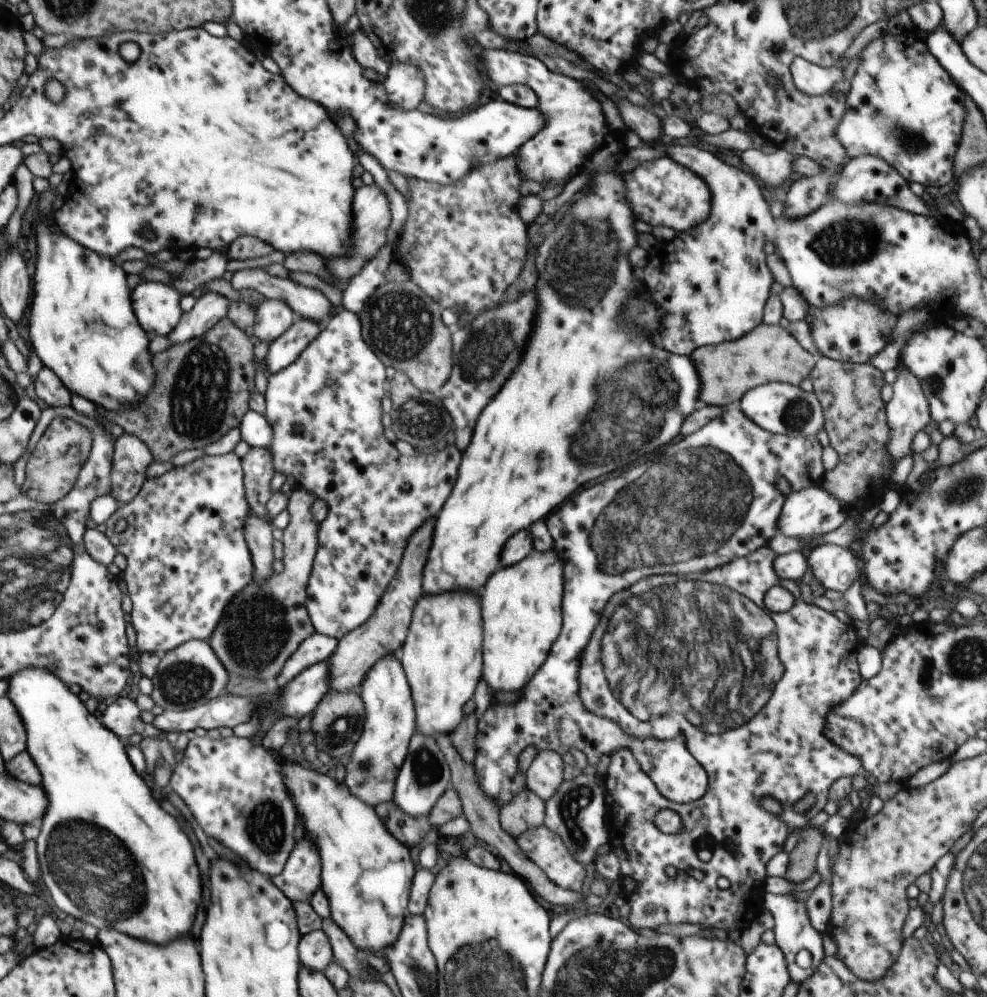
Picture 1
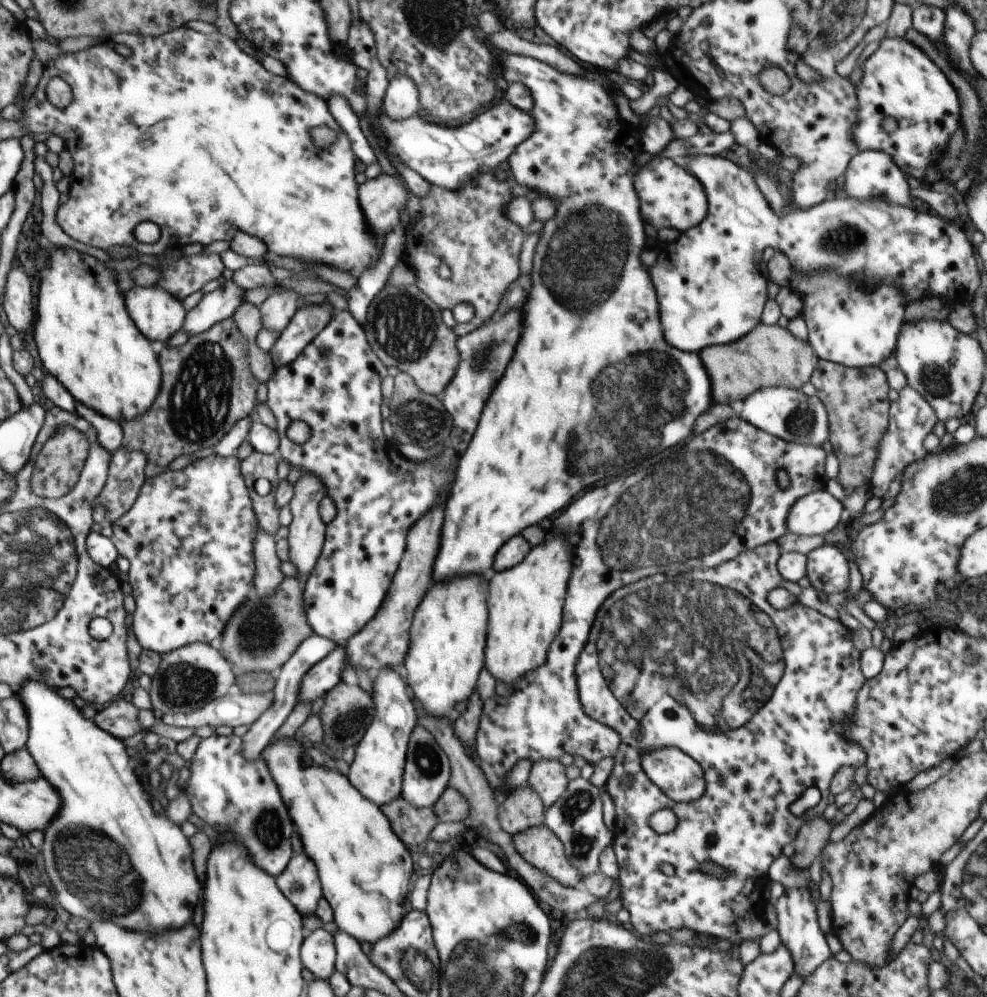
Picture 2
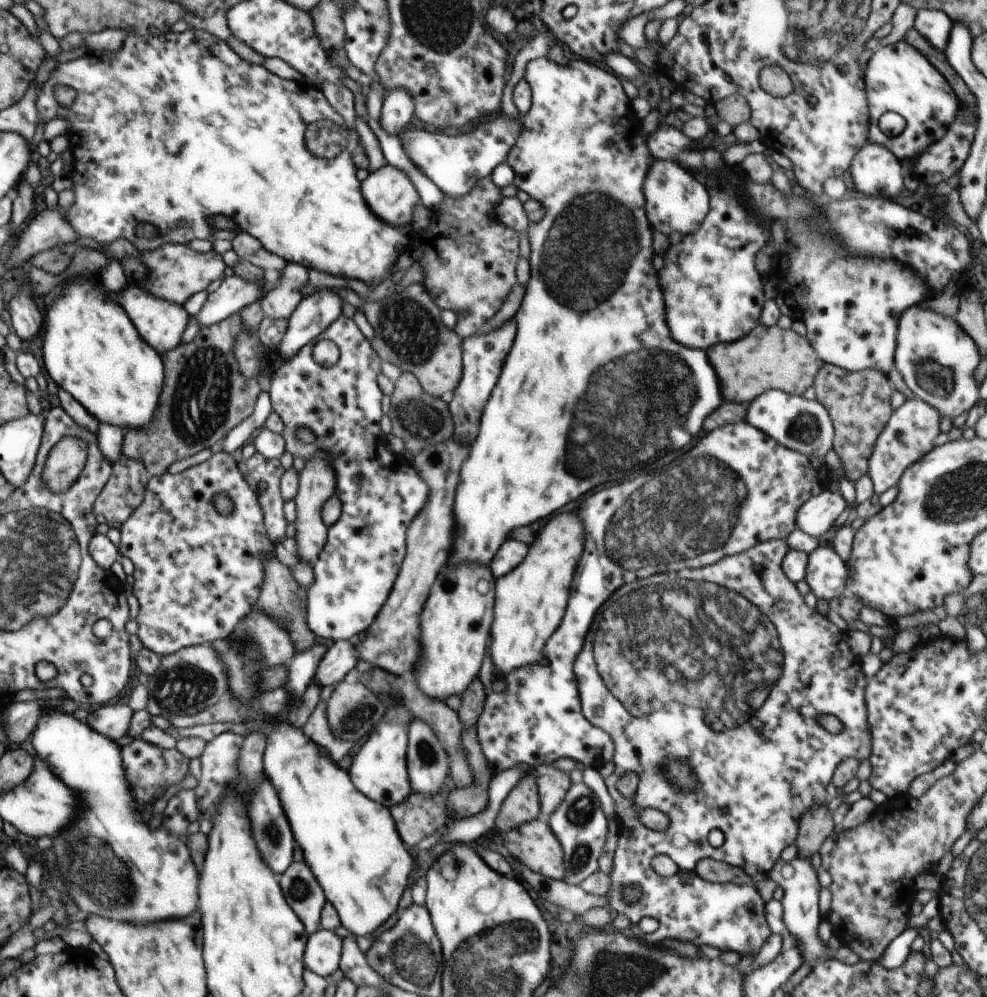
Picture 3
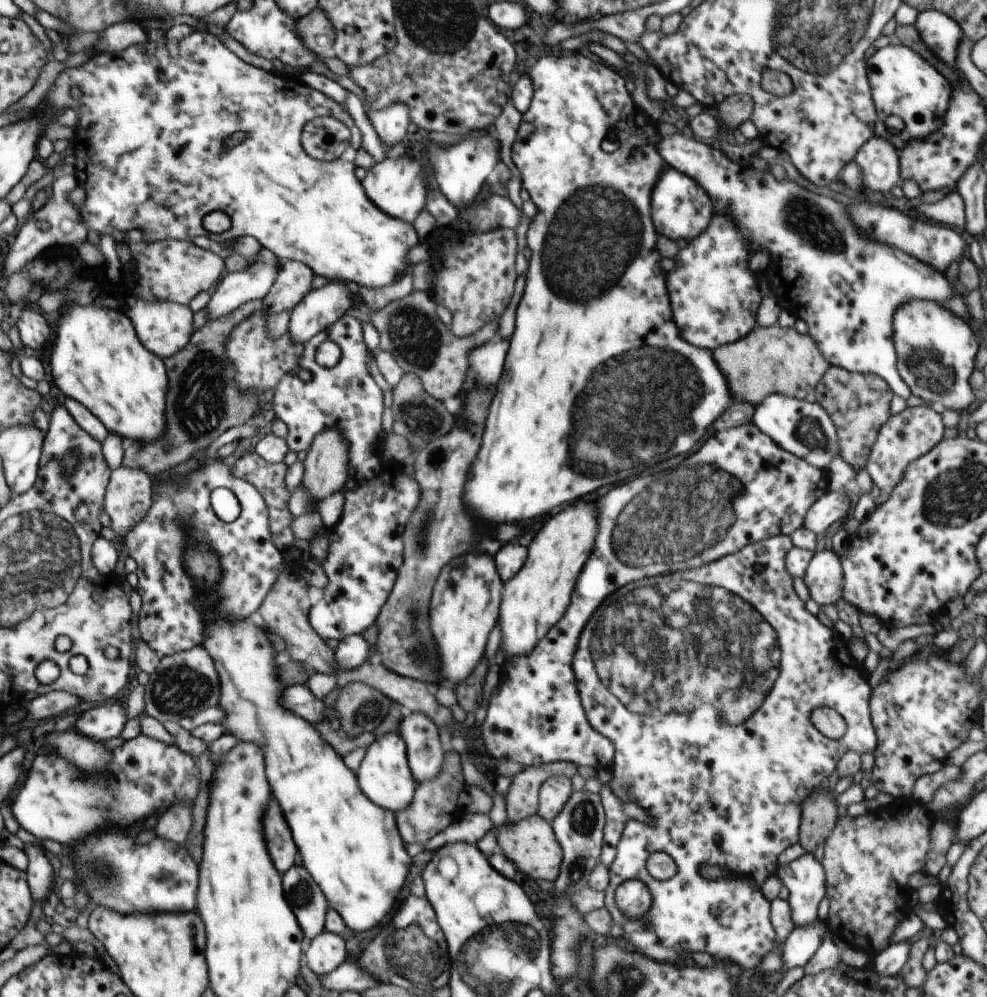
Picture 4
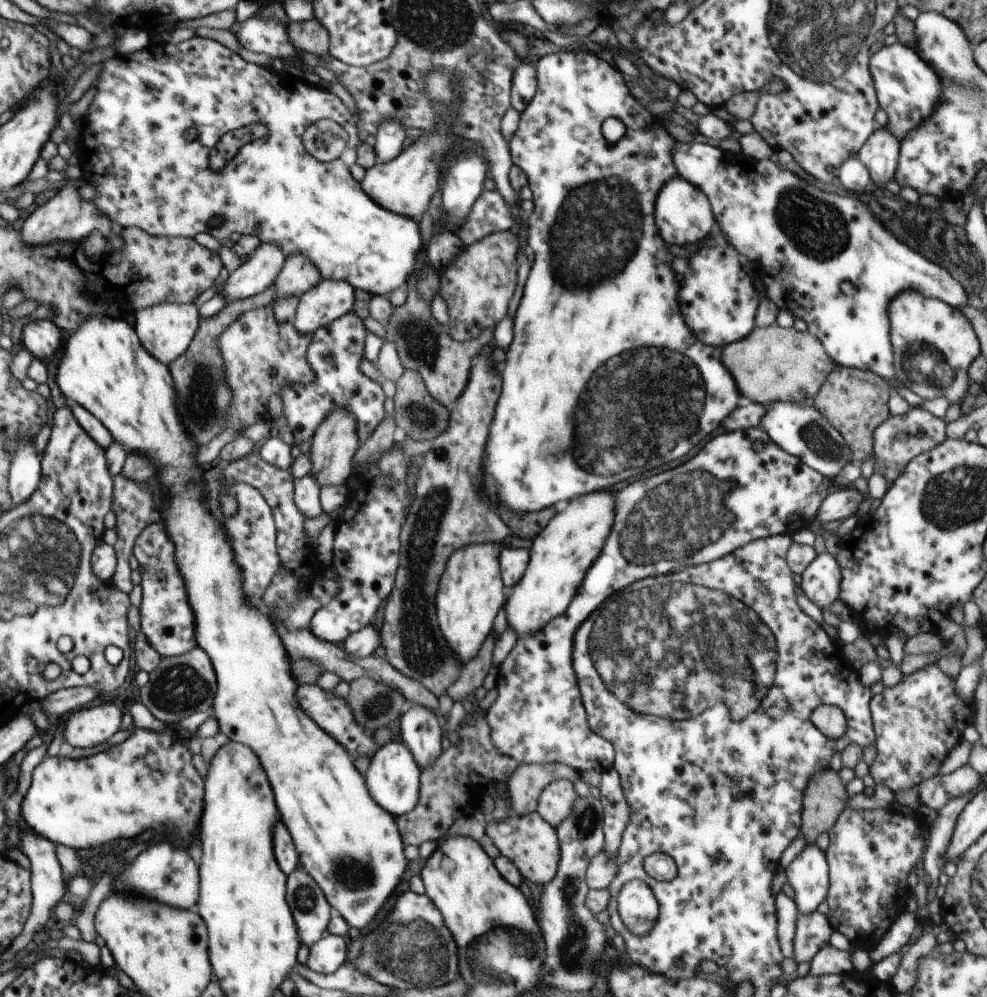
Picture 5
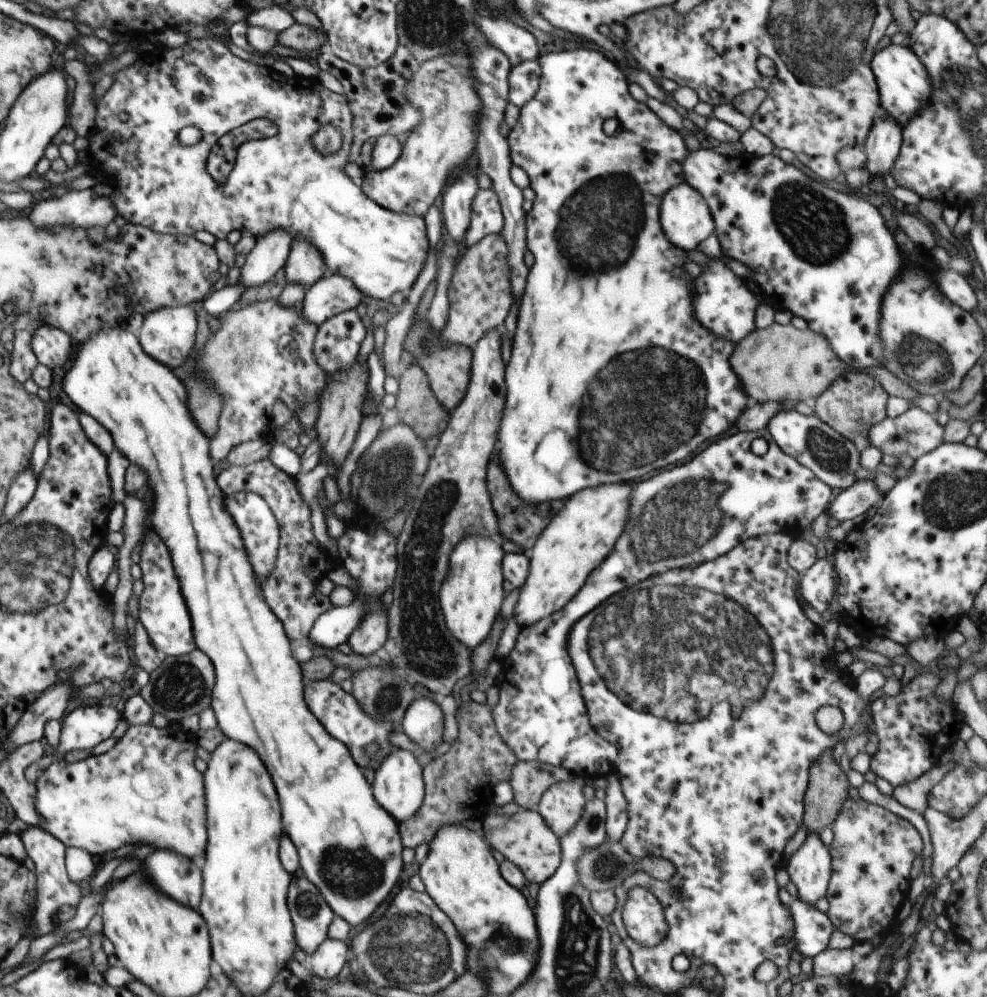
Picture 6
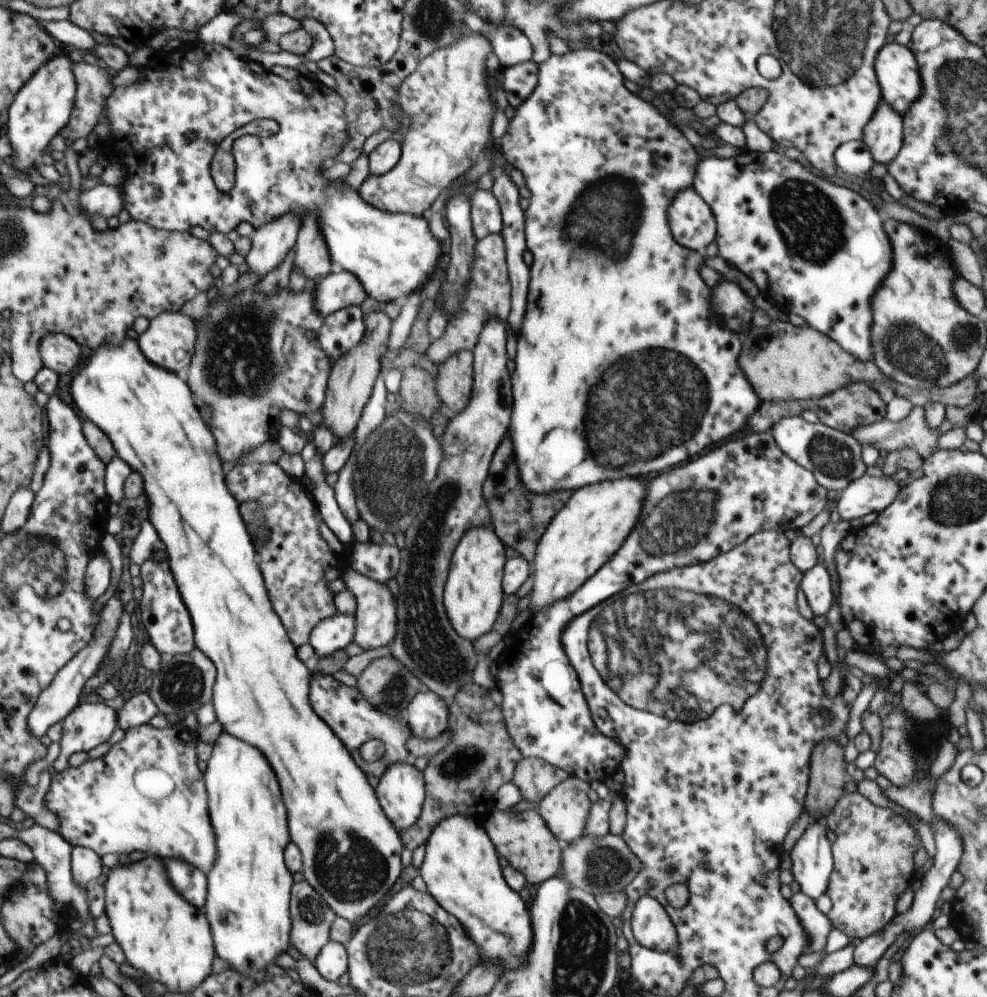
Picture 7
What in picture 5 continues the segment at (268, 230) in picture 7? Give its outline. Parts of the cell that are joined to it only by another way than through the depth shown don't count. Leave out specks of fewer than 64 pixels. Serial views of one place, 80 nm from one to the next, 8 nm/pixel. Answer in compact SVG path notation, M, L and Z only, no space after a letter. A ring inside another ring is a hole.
M260 243L235 271L229 273L221 292L227 304L264 292L278 276L287 256L276 243Z

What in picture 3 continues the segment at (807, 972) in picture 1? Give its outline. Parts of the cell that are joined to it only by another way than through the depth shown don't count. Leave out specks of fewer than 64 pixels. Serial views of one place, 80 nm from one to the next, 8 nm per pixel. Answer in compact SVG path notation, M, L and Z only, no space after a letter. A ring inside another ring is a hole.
M798 856L788 862L780 858L774 863L774 866L769 872L769 878L777 882L777 885L782 886L784 889L784 897L781 902L784 907L783 921L787 926L787 932L794 935L795 939L799 942L803 963L810 963L815 966L816 963L834 958L847 965L856 964L862 959L854 950L848 948L846 945L841 945L841 947L838 950L834 950L832 954L832 950L825 946L817 934L822 919L819 909L819 894L822 887L818 882L817 870L814 869L810 861L811 859Z

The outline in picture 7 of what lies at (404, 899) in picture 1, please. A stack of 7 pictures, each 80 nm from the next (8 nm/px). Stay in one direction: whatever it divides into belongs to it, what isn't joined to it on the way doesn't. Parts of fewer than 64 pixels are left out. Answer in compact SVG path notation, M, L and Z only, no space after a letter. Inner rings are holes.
M127 338L121 345L116 342L111 342L110 345L100 345L95 351L88 352L86 360L79 366L78 374L73 378L71 383L71 394L75 400L80 412L86 416L88 421L92 421L108 438L115 448L116 455L118 455L126 464L130 465L132 470L136 470L142 476L144 482L144 492L148 496L148 516L150 522L154 526L154 530L160 536L160 542L164 542L166 552L168 552L168 562L170 568L174 568L174 576L178 576L178 584L182 584L182 596L186 596L186 608L190 610L192 622L194 622L194 638L196 638L196 646L214 662L214 666L218 668L218 678L214 684L213 707L217 714L217 720L223 726L223 730L229 732L232 736L254 745L260 749L260 752L268 759L270 766L274 769L277 776L281 793L284 794L283 801L288 808L288 824L291 841L296 844L301 850L301 855L304 860L302 874L318 892L322 898L327 902L330 908L338 917L345 918L351 923L360 920L362 916L366 916L388 892L398 876L402 874L402 863L400 862L400 853L404 848L401 839L401 834L394 828L394 825L388 820L385 815L380 802L378 802L375 788L373 788L367 779L365 772L354 762L352 756L342 744L342 741L334 734L334 731L322 720L316 716L316 712L310 708L310 700L308 700L308 688L310 688L310 672L304 666L304 662L296 656L296 648L288 638L287 630L284 630L280 618L274 614L271 600L268 600L268 592L265 587L265 582L262 576L262 571L258 568L256 562L256 554L258 553L257 546L250 540L248 536L248 528L244 524L242 518L239 502L232 498L232 494L226 488L226 480L224 480L224 472L222 472L223 461L218 456L216 448L216 440L208 428L208 424L202 420L204 416L200 416L194 400L192 400L192 392L186 386L184 380L178 378L176 373L168 369L162 370L160 366L150 364L148 360L139 349L139 344L136 338Z

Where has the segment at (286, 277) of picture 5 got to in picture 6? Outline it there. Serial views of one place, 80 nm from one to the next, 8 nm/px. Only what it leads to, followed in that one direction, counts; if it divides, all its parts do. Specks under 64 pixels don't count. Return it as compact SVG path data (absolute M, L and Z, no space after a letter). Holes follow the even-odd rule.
M298 238L292 242L284 268L287 284L292 281L303 284L305 288L313 285L327 272L326 263L319 250L304 238Z

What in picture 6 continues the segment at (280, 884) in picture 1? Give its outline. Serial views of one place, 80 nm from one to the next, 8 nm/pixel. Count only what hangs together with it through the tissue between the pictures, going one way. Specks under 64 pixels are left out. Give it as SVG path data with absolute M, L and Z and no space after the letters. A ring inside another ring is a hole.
M292 876L287 896L298 948L308 956L327 939L335 914L317 886L304 876Z

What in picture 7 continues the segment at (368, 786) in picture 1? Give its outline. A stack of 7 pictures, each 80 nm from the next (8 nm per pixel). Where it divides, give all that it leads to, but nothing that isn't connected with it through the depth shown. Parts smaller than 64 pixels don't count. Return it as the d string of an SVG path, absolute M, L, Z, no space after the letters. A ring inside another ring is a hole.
M408 762L394 763L381 776L375 793L388 820L403 833L421 815L425 799L423 772Z

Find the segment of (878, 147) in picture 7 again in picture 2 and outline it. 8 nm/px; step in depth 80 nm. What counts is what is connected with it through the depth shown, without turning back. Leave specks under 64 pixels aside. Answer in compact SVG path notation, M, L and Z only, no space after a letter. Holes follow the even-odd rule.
M865 150L856 153L851 158L845 175L844 190L849 197L858 200L885 198L892 204L909 207L912 197L910 196L907 175L888 153L877 150Z

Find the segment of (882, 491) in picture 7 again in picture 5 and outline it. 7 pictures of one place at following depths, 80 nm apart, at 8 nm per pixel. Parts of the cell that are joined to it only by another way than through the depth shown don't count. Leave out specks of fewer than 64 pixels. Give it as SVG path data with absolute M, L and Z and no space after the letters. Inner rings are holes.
M847 486L829 494L820 505L816 519L821 525L826 522L844 520L857 515L858 506L864 500L864 495L854 486Z

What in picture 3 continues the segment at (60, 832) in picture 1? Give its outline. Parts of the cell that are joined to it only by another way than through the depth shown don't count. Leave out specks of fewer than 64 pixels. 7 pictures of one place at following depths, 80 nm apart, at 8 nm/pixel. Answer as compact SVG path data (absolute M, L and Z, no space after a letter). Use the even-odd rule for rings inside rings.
M49 700L47 712L37 722L34 730L34 748L42 760L70 784L72 790L80 794L80 816L56 837L52 837L53 850L56 853L56 865L60 874L68 882L70 896L76 905L88 914L106 916L114 920L126 922L152 922L170 920L170 918L186 918L196 910L198 902L198 872L192 864L190 852L186 844L164 828L150 830L146 824L138 824L138 808L130 794L120 748L104 738L98 731L90 730L88 724L83 724L72 717L72 714L60 711L60 705Z

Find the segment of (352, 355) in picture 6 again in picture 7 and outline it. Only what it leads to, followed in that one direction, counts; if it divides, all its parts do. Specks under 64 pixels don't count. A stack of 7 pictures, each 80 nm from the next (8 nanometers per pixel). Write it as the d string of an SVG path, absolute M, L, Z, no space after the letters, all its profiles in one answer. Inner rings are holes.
M360 306L341 308L324 318L319 330L319 346L332 362L352 351L365 335L364 314Z

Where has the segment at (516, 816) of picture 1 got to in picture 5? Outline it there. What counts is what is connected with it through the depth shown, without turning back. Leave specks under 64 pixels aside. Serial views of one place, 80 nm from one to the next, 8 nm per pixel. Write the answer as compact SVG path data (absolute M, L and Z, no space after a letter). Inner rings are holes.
M562 763L519 764L507 783L508 802L520 816L529 815L537 810L541 792L556 779L569 779L573 783L580 778L580 772Z

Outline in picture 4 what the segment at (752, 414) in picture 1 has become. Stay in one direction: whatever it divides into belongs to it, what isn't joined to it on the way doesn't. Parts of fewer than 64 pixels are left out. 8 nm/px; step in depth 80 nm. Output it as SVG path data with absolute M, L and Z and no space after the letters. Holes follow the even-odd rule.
M781 394L768 395L756 405L752 423L782 449L820 470L828 471L828 464L839 455L840 443L836 427L826 409L816 402L810 403Z

